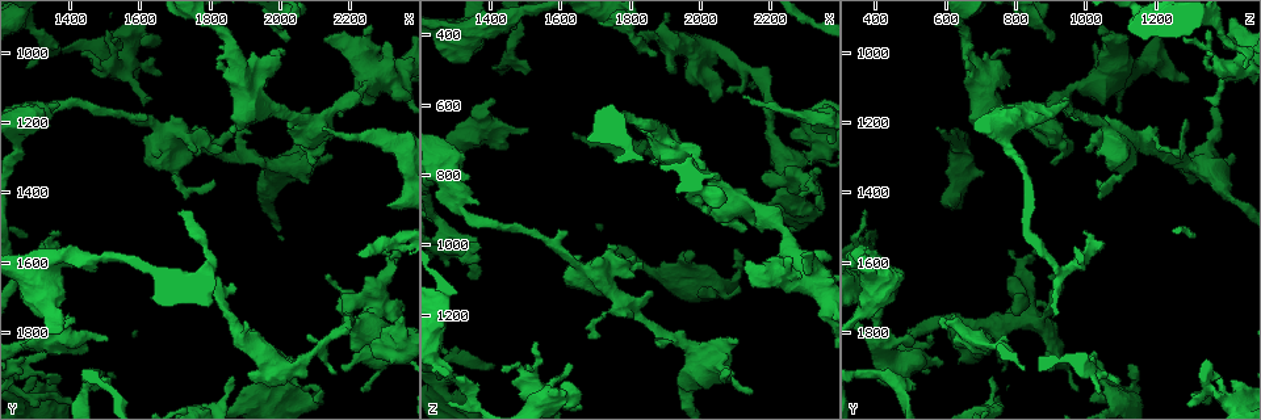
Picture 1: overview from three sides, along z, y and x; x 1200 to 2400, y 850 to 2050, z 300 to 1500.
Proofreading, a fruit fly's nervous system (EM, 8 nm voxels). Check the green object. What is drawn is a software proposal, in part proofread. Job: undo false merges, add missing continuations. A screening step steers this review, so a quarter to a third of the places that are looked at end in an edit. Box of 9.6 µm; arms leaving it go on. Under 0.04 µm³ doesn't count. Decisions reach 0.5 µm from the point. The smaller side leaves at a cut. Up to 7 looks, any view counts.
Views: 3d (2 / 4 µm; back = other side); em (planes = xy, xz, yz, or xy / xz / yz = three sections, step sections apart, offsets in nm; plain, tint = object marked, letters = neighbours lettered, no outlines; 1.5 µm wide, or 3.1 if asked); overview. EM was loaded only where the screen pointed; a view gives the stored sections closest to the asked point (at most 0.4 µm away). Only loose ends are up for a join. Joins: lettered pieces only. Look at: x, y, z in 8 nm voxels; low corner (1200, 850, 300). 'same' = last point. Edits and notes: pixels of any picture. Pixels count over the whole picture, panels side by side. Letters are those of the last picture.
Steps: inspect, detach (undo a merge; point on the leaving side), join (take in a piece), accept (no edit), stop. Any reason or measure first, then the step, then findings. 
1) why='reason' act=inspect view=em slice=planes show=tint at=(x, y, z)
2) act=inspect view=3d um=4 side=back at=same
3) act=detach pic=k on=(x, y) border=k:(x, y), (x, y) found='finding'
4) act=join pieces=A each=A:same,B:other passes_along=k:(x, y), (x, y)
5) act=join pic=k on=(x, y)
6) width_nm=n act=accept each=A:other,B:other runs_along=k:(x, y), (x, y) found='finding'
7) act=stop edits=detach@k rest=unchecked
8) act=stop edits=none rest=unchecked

why='branch stops here' act=inspect view=em slice=xy step=4 show=letters at=(2300, 980, 1030)

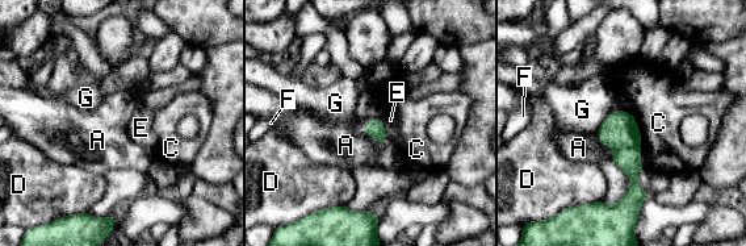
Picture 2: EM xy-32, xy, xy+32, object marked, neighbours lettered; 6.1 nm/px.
act=accept each=A:other,C:other,D:other,E:other,F:other,G:other found='no lettered piece goes on from it'

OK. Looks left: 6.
act=inspect view=3d um=4 side=back at=(2030, 950, 910)

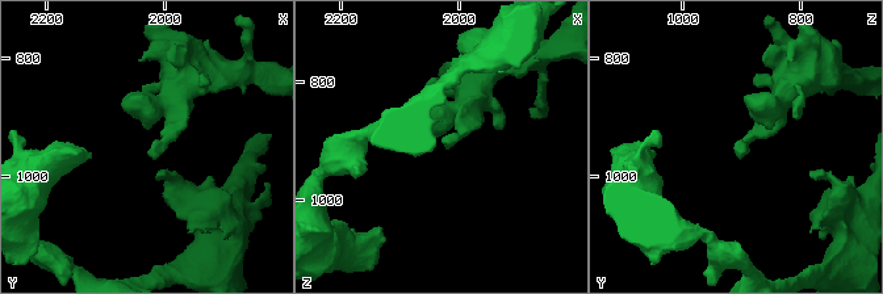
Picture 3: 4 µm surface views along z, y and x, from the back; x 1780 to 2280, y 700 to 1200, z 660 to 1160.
act=inspect view=em slice=planes show=letters at=(2030, 950, 910)

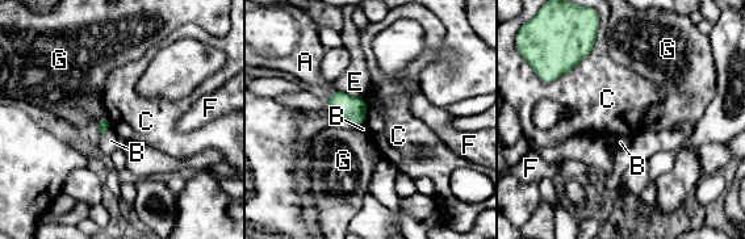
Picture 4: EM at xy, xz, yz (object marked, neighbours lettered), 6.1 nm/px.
act=accept each=A:other,B:other,C:other,E:other,F:other,G:other found='no lettered piece goes on from it'

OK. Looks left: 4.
why='thick end' act=inspect view=3d um=4 at=(1650, 970, 1430)

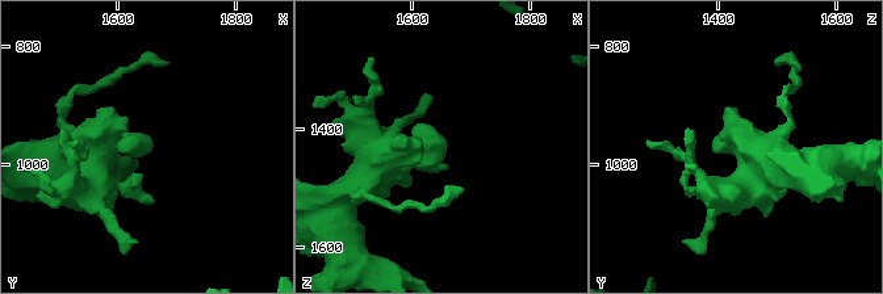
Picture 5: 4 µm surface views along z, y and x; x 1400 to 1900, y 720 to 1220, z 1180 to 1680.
act=inspect view=em slice=planes show=letters at=(1660, 970, 1440)

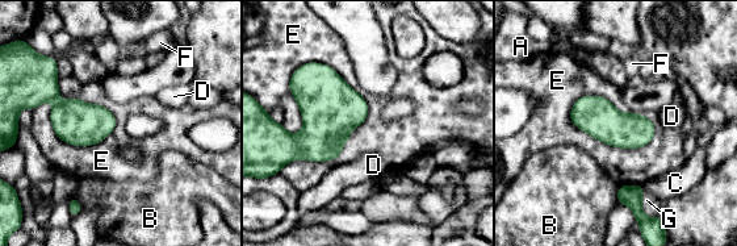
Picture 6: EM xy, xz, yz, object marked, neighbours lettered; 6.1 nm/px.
act=accept each=A:other,B:other,C:other,D:other,E:other,F:other,G:other border=6:(569, 112), (615, 146), (656, 132) found='no lettered piece goes on from it'

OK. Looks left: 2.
act=stop edits=none rest=unchecked

